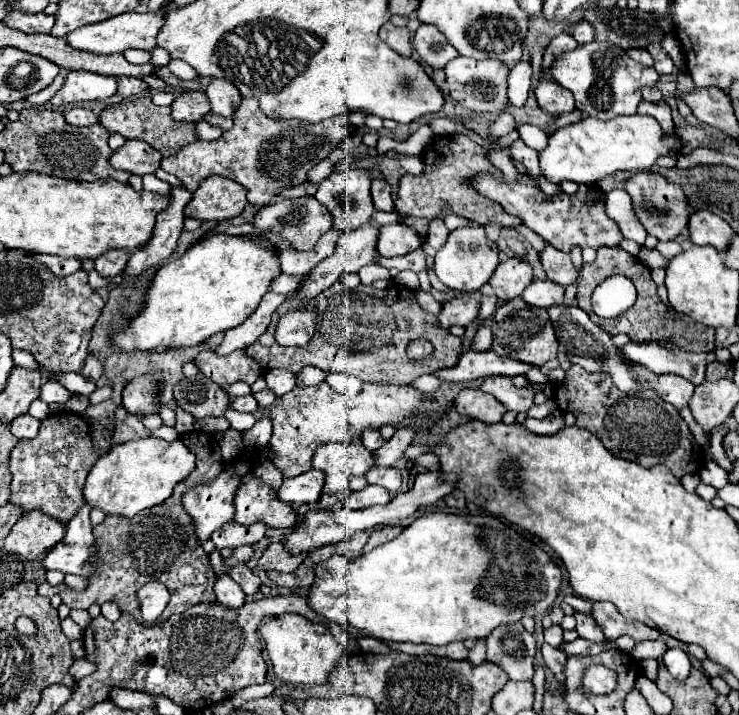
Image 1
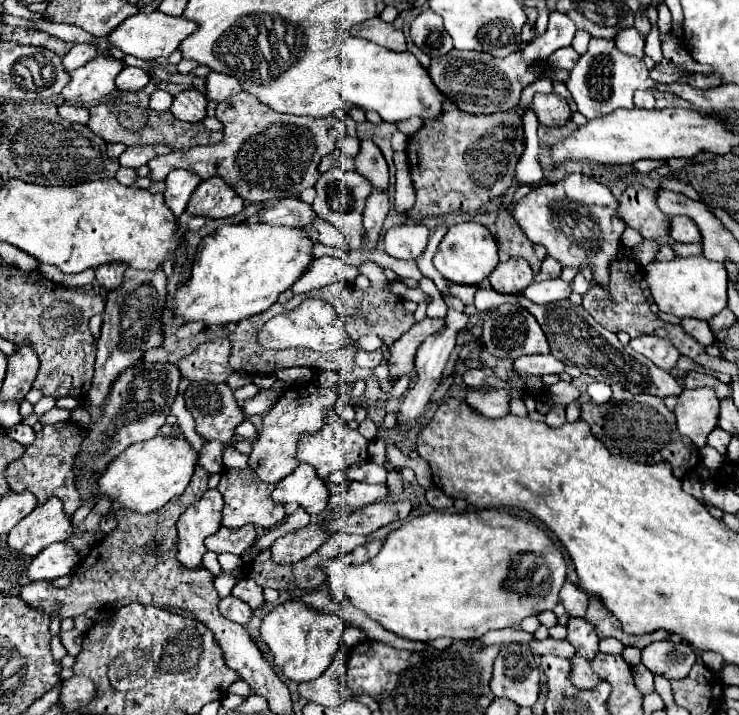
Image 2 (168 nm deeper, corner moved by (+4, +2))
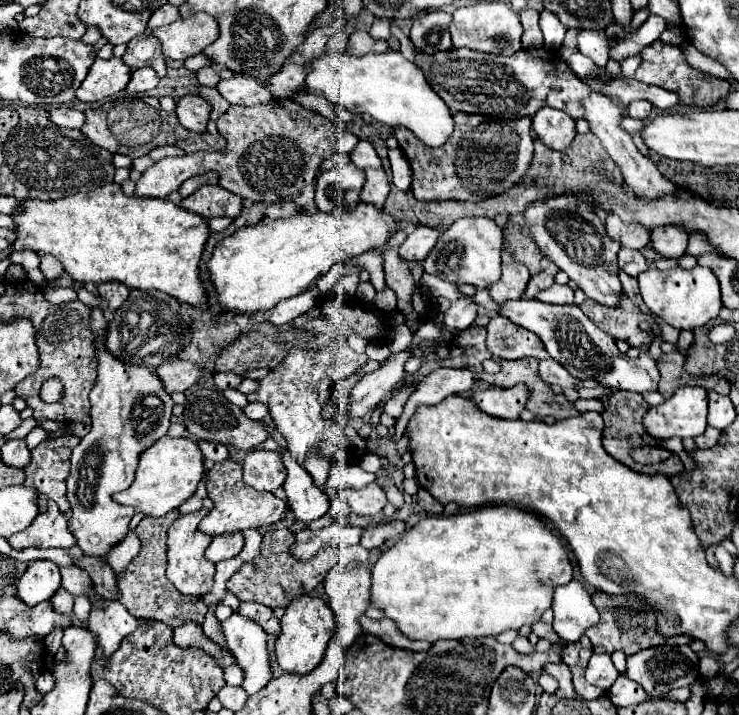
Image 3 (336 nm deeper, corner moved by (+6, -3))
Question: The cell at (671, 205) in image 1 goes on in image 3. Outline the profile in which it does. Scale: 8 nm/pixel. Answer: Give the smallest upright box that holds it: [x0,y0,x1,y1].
[606,213,652,249]

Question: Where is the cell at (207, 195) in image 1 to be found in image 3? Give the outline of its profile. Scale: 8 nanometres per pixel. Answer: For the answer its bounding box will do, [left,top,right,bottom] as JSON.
[180,185,242,217]

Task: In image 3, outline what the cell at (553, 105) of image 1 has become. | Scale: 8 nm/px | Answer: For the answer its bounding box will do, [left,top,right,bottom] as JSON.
[532,107,576,149]

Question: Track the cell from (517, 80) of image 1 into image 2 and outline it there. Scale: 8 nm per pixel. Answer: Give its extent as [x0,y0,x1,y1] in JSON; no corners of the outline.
[522,12,576,62]

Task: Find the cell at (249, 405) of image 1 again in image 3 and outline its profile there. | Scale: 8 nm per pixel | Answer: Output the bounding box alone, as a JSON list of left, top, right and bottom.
[244,403,268,421]

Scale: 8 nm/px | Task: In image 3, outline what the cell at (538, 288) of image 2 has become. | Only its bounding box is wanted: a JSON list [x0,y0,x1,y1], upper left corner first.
[536,283,574,305]

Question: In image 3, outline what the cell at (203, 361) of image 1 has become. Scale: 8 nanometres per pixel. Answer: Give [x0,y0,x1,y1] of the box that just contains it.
[156,361,204,391]

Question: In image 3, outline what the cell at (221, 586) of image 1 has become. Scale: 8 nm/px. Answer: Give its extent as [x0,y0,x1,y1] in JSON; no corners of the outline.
[222,613,272,695]

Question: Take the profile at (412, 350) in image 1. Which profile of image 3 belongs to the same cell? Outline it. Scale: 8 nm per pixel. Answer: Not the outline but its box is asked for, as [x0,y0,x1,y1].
[346,349,414,417]

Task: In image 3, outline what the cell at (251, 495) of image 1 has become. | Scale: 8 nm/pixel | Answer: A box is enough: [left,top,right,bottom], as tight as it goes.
[200,461,286,537]

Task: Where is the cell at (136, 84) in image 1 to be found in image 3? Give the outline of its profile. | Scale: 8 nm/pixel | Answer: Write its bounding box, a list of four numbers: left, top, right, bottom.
[126,67,160,97]

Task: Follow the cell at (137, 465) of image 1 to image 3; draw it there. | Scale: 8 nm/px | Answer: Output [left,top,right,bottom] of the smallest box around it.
[112,437,204,517]

